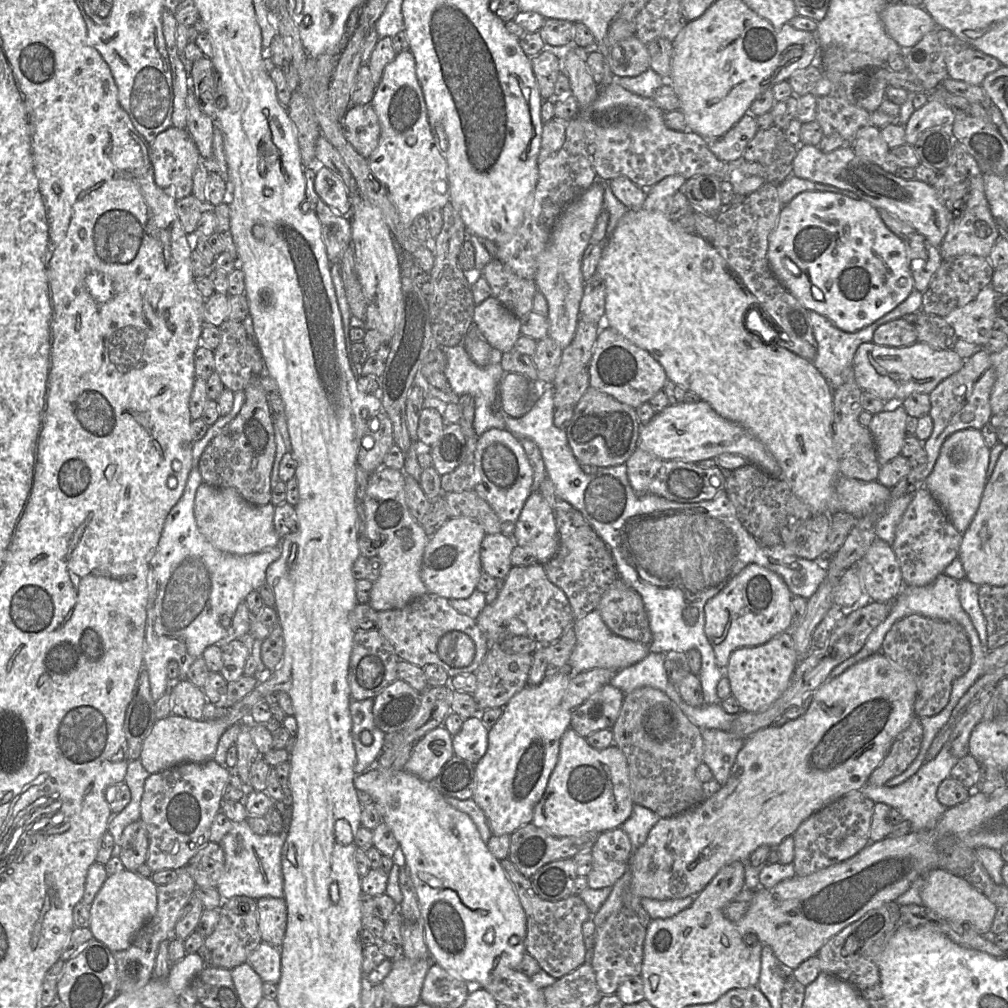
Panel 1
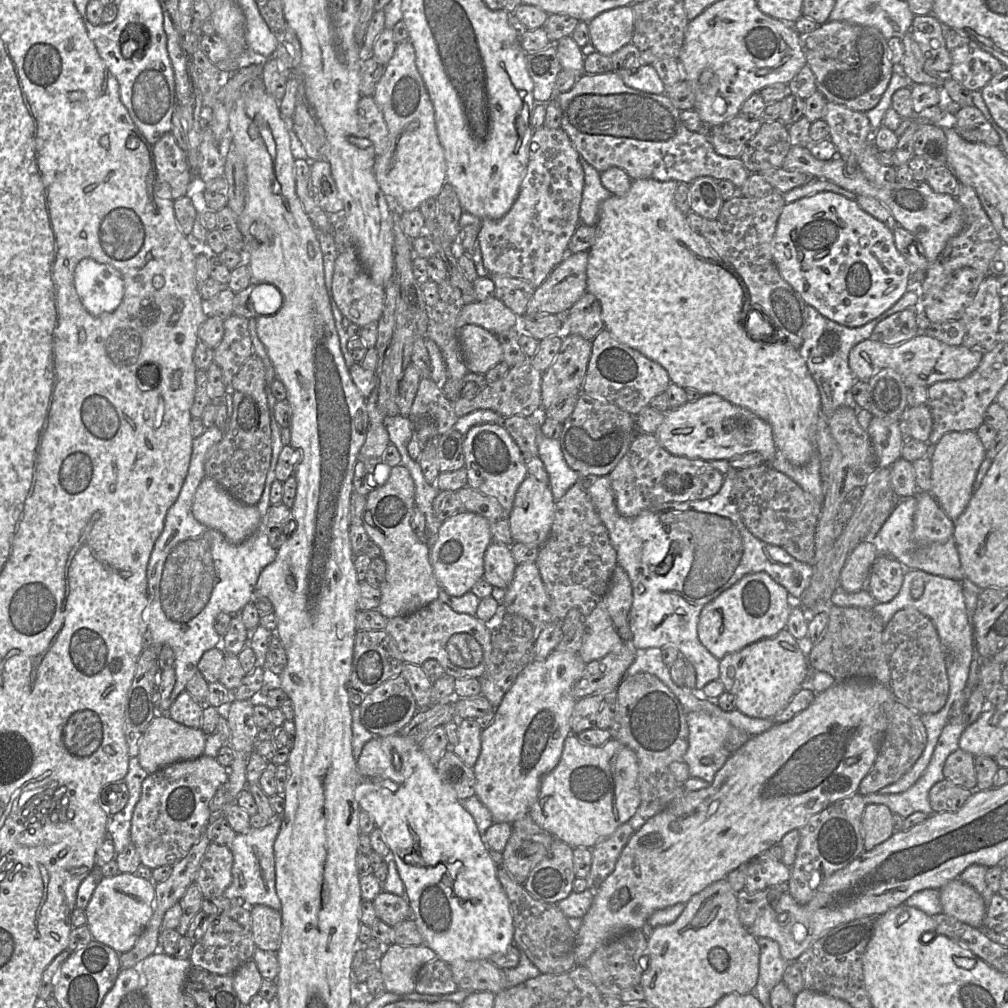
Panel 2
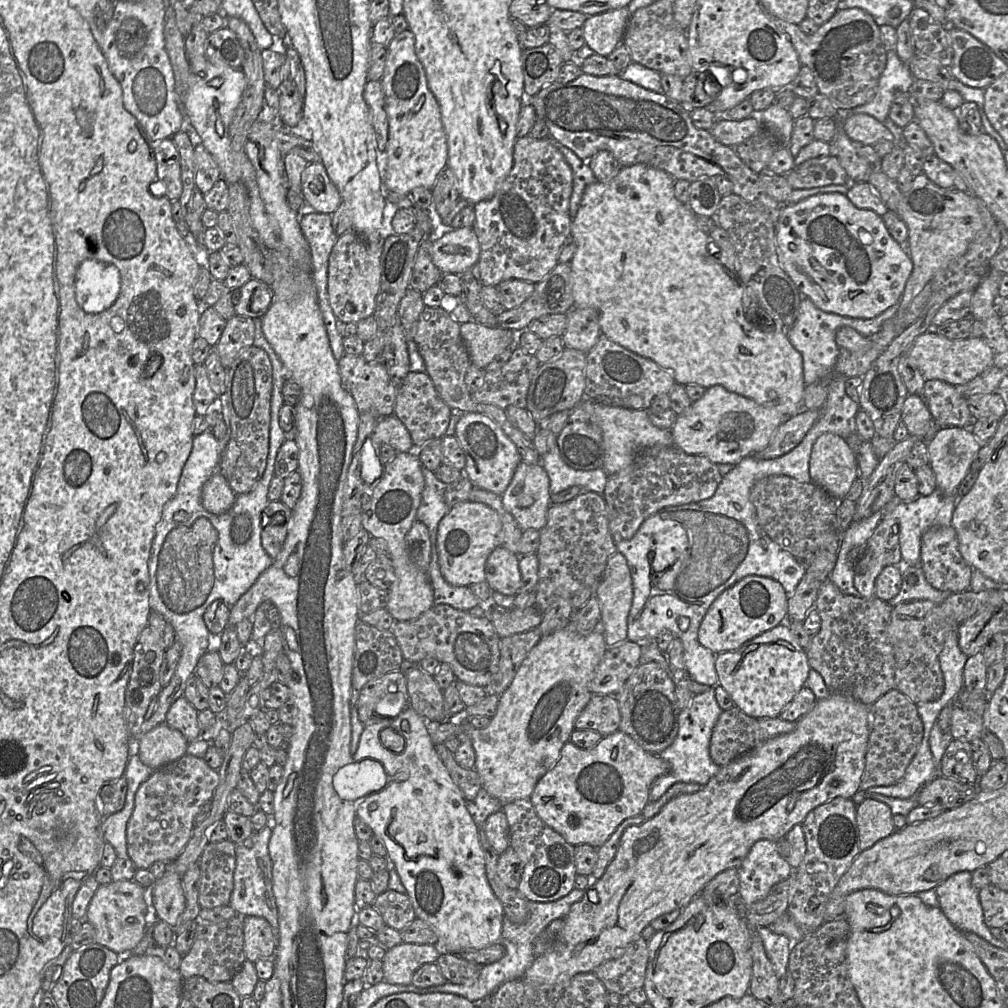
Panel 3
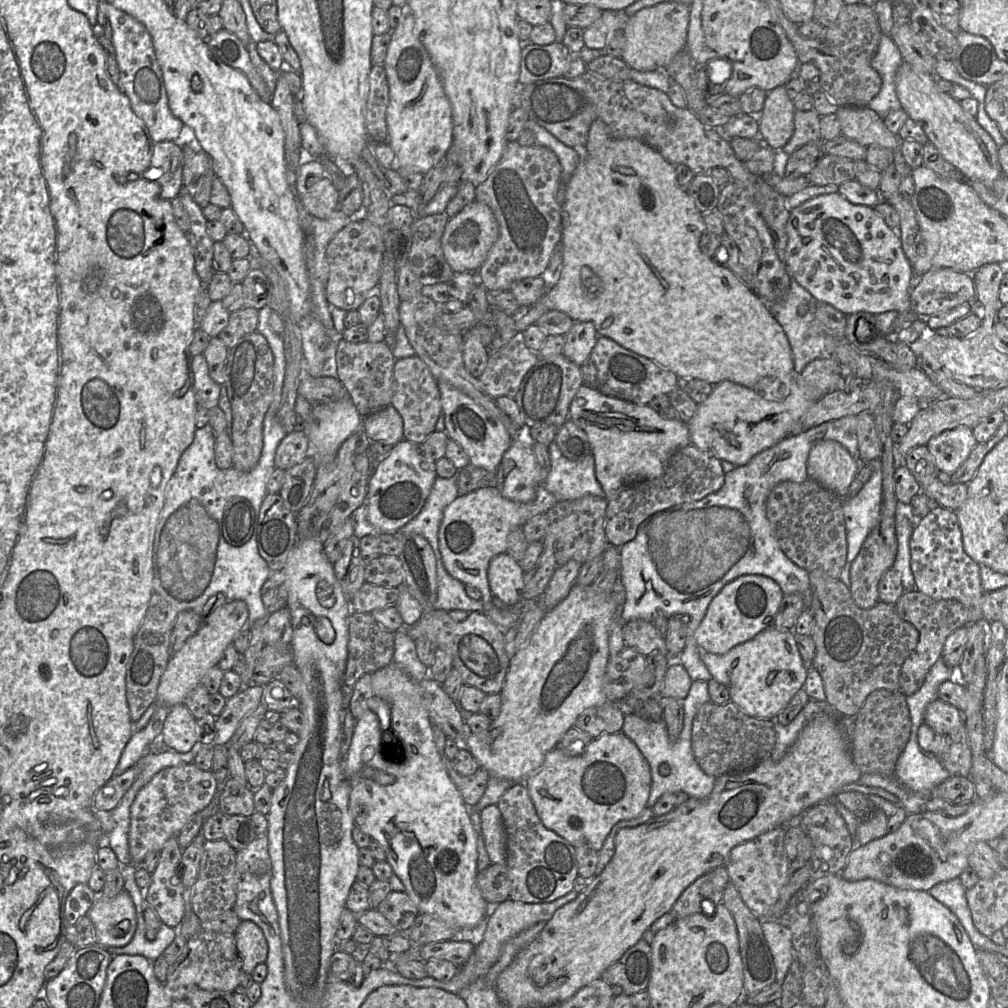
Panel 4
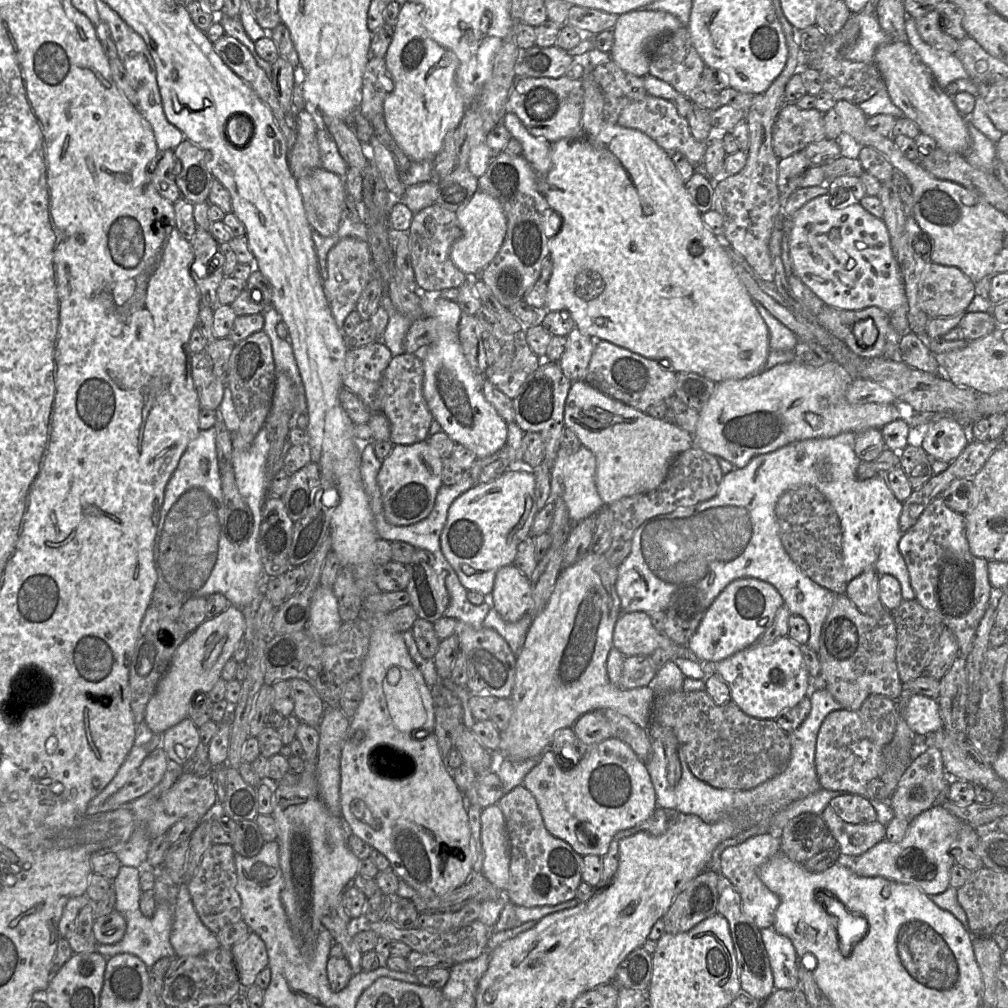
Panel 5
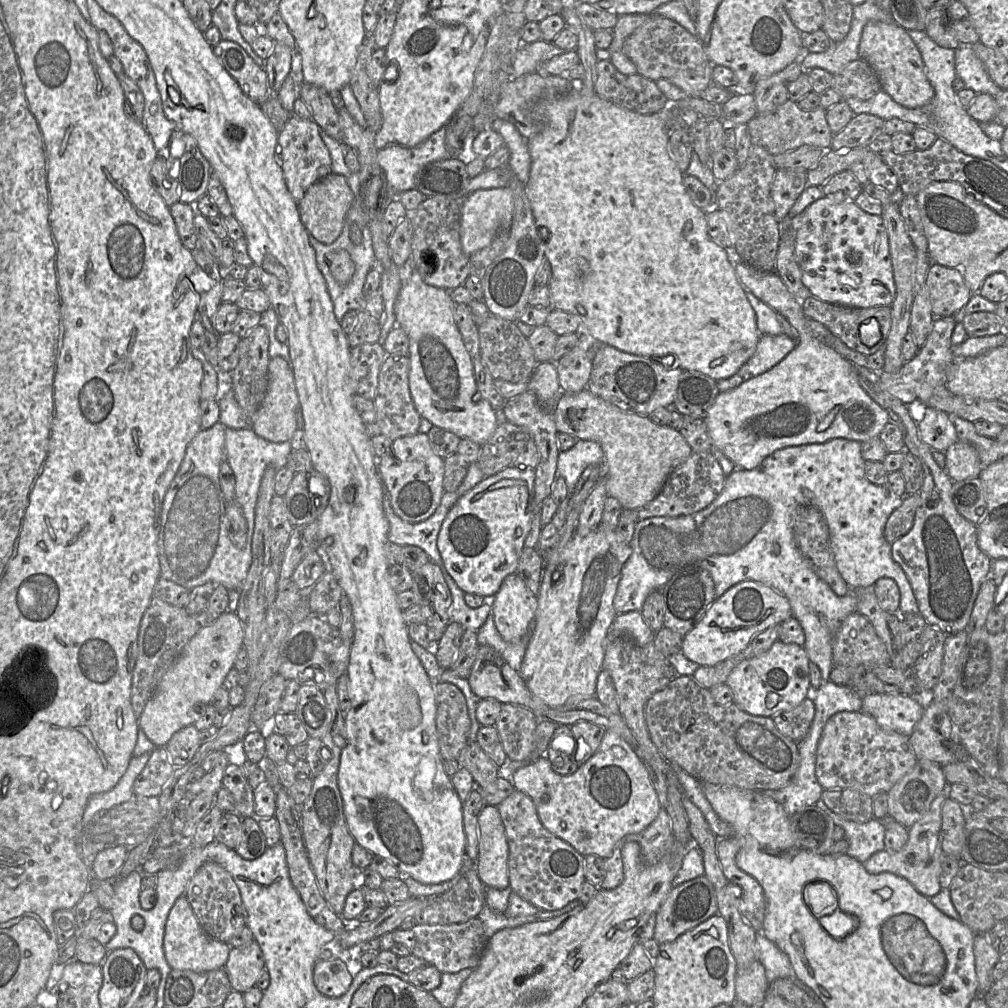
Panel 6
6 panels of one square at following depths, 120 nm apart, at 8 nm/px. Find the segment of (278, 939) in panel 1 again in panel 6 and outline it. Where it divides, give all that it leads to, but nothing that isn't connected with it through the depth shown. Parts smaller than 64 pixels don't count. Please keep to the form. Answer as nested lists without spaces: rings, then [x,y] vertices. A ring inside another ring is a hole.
[[[257,941],[231,948],[224,969],[234,991],[245,993],[256,986],[259,976],[265,970],[265,959]]]

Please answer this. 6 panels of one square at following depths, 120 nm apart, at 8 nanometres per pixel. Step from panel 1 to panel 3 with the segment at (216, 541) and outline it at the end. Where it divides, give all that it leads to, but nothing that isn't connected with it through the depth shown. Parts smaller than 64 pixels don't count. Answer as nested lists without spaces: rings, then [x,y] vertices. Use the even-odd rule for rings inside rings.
[[[216,471],[203,486],[202,504],[210,513],[220,515],[230,511],[236,496],[226,478]]]

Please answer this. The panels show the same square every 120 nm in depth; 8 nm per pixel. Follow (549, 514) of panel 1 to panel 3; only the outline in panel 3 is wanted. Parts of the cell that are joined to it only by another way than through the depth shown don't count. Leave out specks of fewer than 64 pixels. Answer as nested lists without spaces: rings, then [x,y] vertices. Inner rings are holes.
[[[520,462],[507,489],[501,496],[504,508],[521,529],[541,530],[551,505],[549,477],[542,464]]]

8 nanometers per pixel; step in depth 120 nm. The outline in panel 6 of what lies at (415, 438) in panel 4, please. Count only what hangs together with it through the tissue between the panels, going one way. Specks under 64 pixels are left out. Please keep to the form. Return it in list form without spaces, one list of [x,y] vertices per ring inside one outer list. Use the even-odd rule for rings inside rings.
[[[387,355],[380,368],[378,390],[374,399],[376,423],[382,431],[382,435],[385,435],[391,441],[419,432],[421,416],[417,412],[411,397],[409,370],[409,357],[395,355]]]

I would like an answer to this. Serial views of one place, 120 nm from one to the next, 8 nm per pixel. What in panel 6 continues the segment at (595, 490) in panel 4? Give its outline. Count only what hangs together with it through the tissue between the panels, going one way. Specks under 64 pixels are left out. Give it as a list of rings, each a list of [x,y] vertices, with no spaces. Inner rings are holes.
[[[579,439],[573,447],[558,453],[556,477],[564,478],[569,495],[589,465],[598,465],[604,469],[604,453],[595,441]]]

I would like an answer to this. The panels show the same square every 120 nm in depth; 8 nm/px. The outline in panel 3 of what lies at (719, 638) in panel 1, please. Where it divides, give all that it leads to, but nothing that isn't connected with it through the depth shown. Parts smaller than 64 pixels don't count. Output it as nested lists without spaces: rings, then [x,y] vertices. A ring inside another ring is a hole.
[[[746,576],[721,592],[712,602],[700,623],[698,642],[715,655],[737,650],[754,637],[787,623],[787,600],[782,585],[776,580]]]

